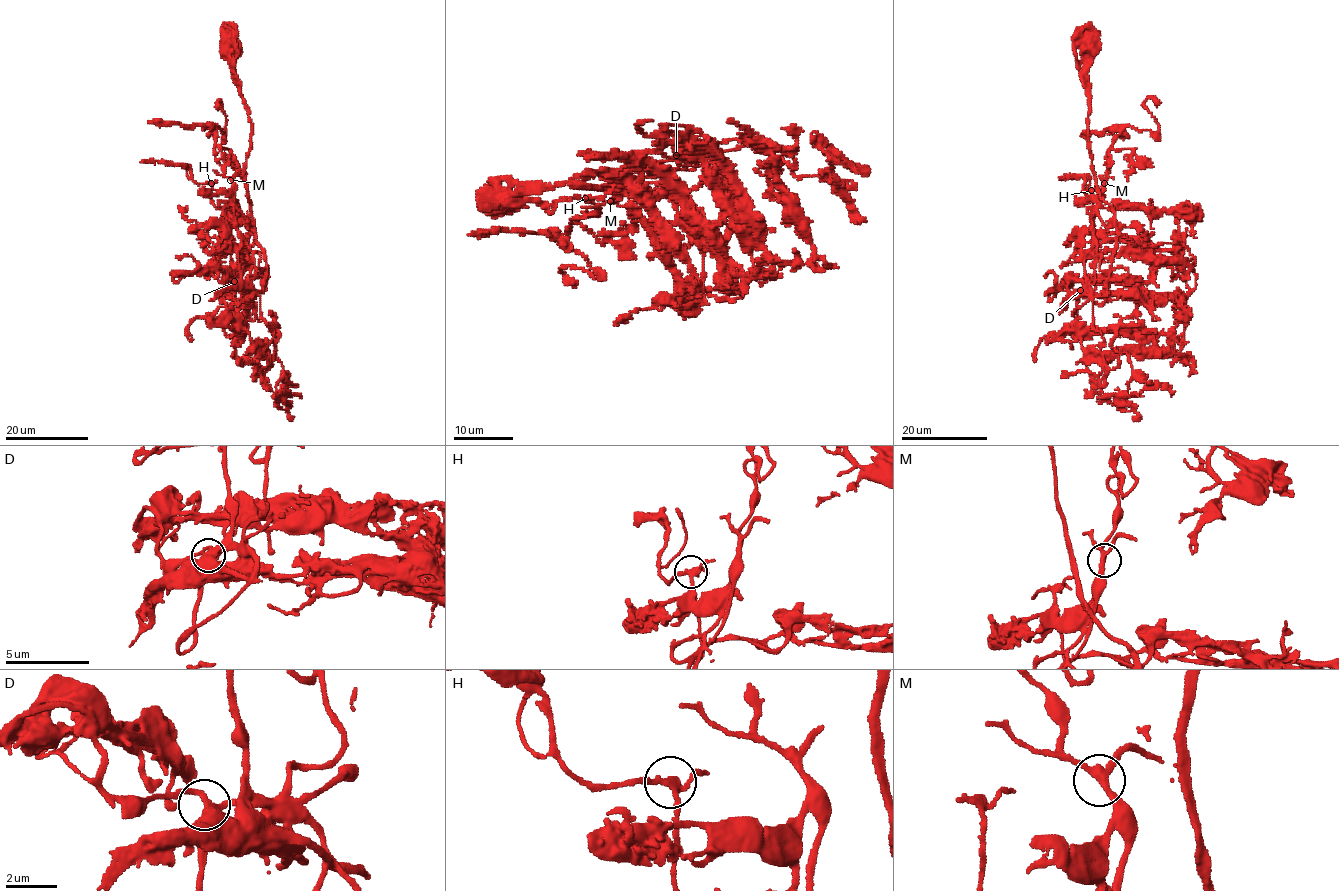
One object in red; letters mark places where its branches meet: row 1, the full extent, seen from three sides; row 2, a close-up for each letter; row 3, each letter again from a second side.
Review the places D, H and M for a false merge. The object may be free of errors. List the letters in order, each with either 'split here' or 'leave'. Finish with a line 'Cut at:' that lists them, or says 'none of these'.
D: leave
H: leave
M: leave
Cut at: none of these

